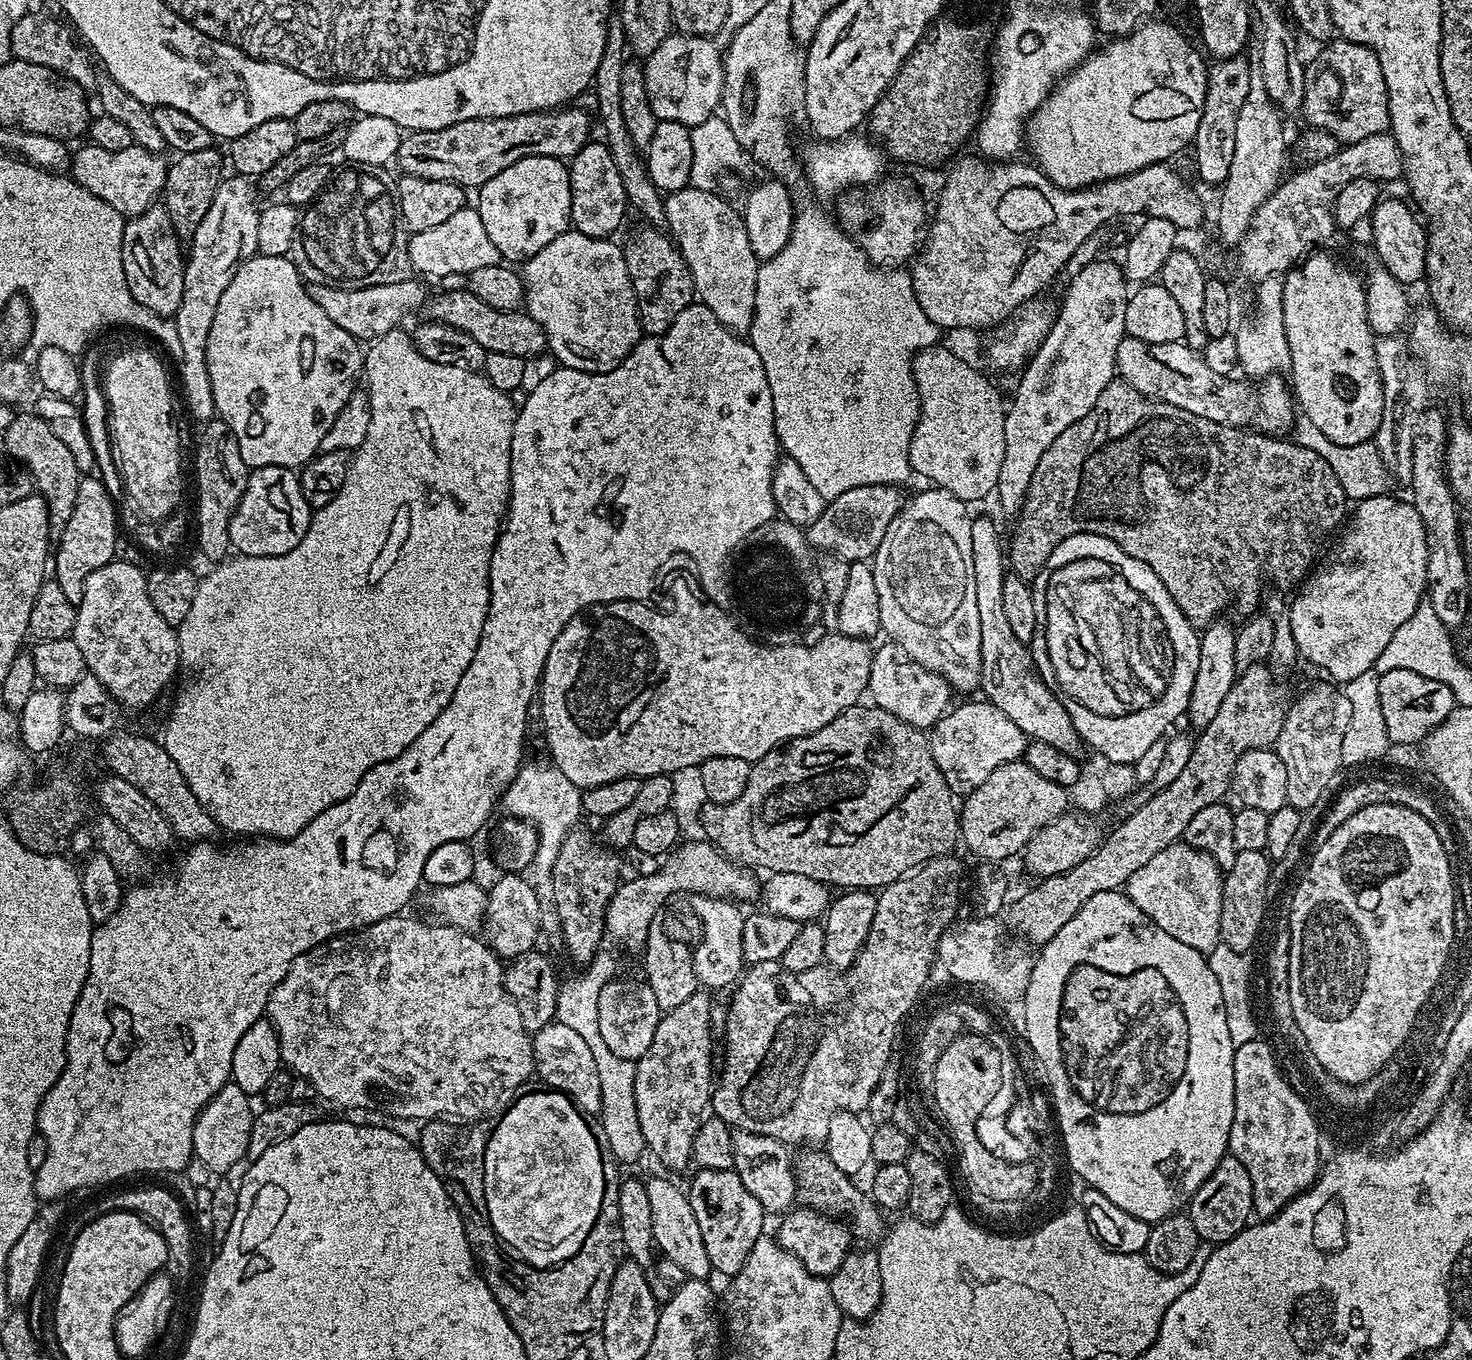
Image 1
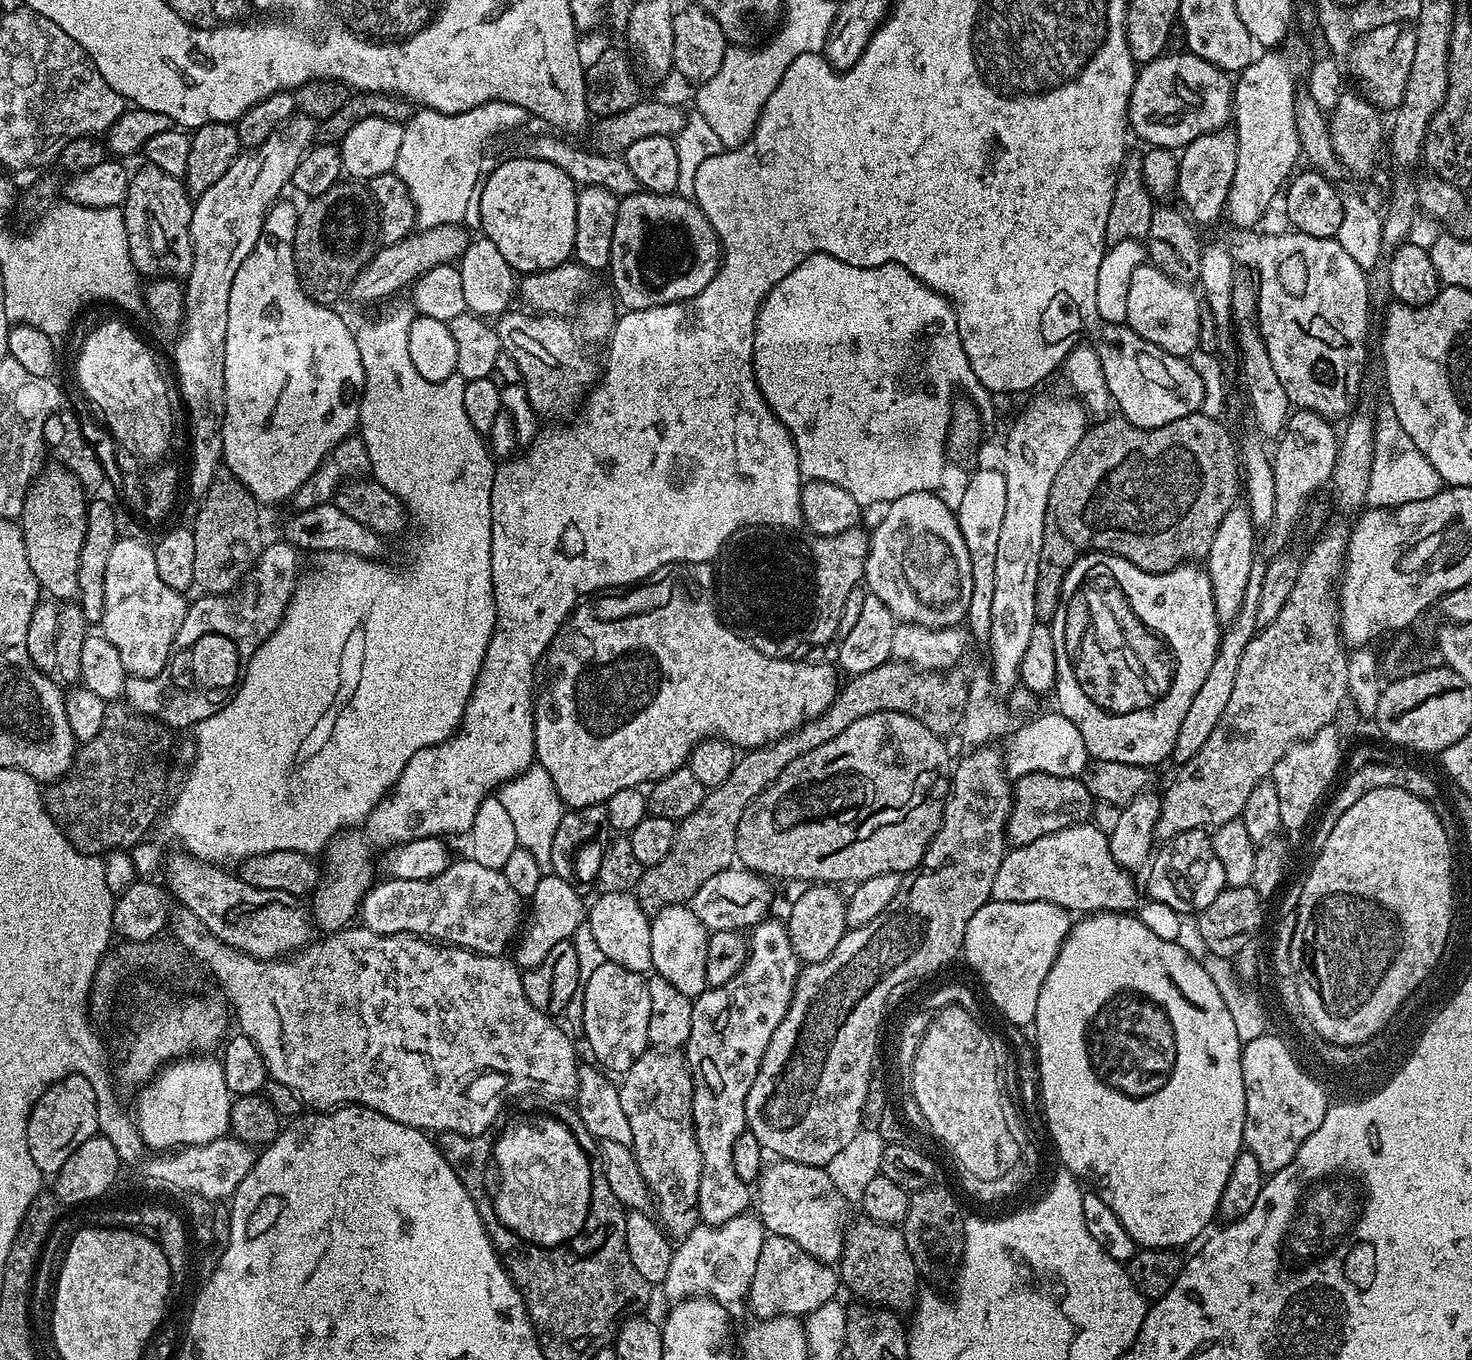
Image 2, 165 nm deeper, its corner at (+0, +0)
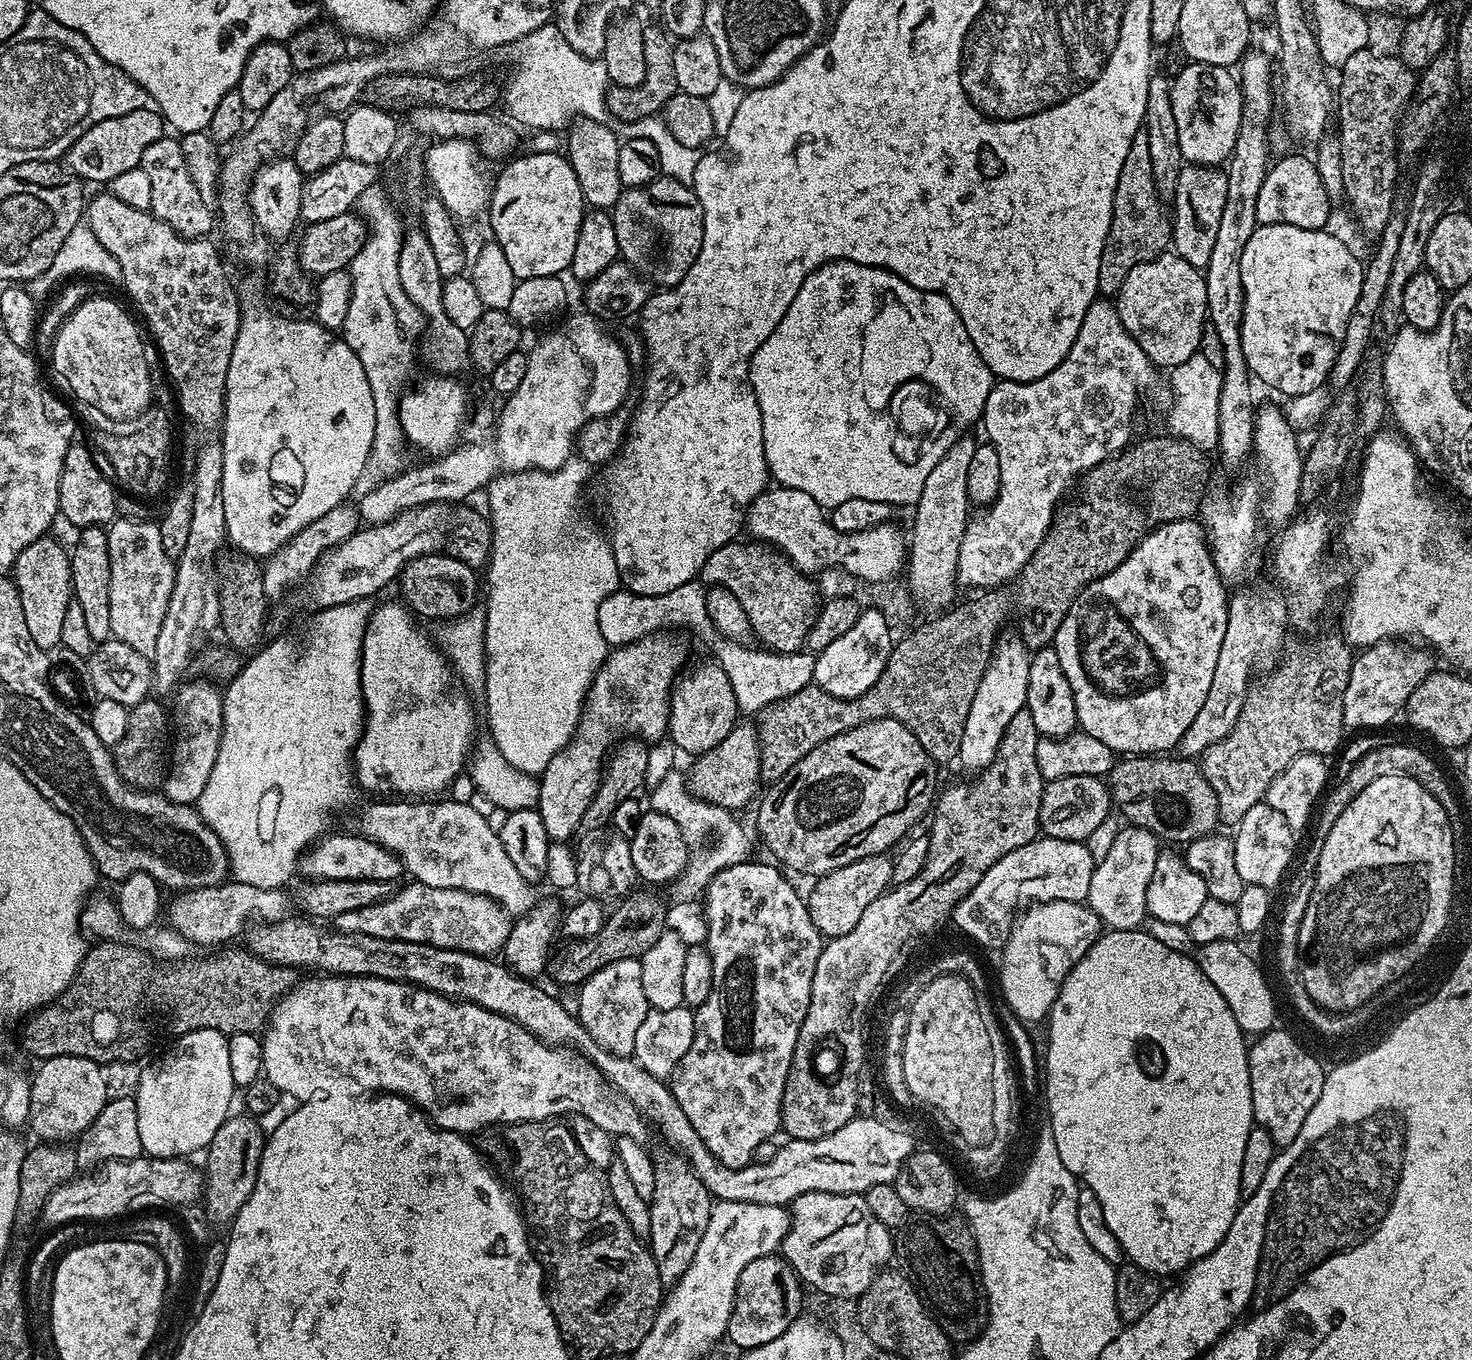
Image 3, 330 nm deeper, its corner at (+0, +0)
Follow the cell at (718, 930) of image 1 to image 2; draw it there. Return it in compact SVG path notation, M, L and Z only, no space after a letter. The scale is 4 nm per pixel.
M687 903L663 907L651 917L650 944L653 971L673 984L682 994L693 998L702 995L708 987L706 976L709 931L693 914Z

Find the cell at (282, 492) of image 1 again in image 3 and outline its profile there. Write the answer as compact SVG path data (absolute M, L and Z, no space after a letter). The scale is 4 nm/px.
M432 552L428 556L418 556L409 560L400 570L398 585L404 591L407 607L417 617L426 616L430 620L447 622L473 611L476 600L477 569L466 566L458 558Z

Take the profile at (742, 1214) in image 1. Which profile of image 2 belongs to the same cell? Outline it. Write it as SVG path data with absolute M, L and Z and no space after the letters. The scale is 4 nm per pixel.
M765 918L755 925L754 931L751 933L753 936L750 936L748 963L742 966L742 970L738 970L738 974L734 974L734 978L730 978L730 982L717 988L710 986L702 995L695 997L692 1001L692 1029L686 1045L686 1059L692 1070L692 1121L696 1124L696 1141L698 1142L698 1150L702 1154L702 1178L698 1182L698 1210L700 1211L700 1219L705 1225L719 1226L730 1222L731 1219L745 1215L754 1200L754 1192L749 1181L738 1178L738 1170L734 1170L734 1162L732 1161L734 1142L738 1142L740 1135L746 1131L744 1122L746 1118L746 1094L750 1094L750 1086L754 1086L754 1078L760 1069L760 1060L766 1054L766 1046L770 1046L770 1038L774 1034L774 1030L778 1030L778 1022L784 1020L788 1003L792 1001L792 992L796 988L796 980L802 971L802 961L794 954L794 946L790 946L787 927L781 921L779 924L778 921L772 919Z

